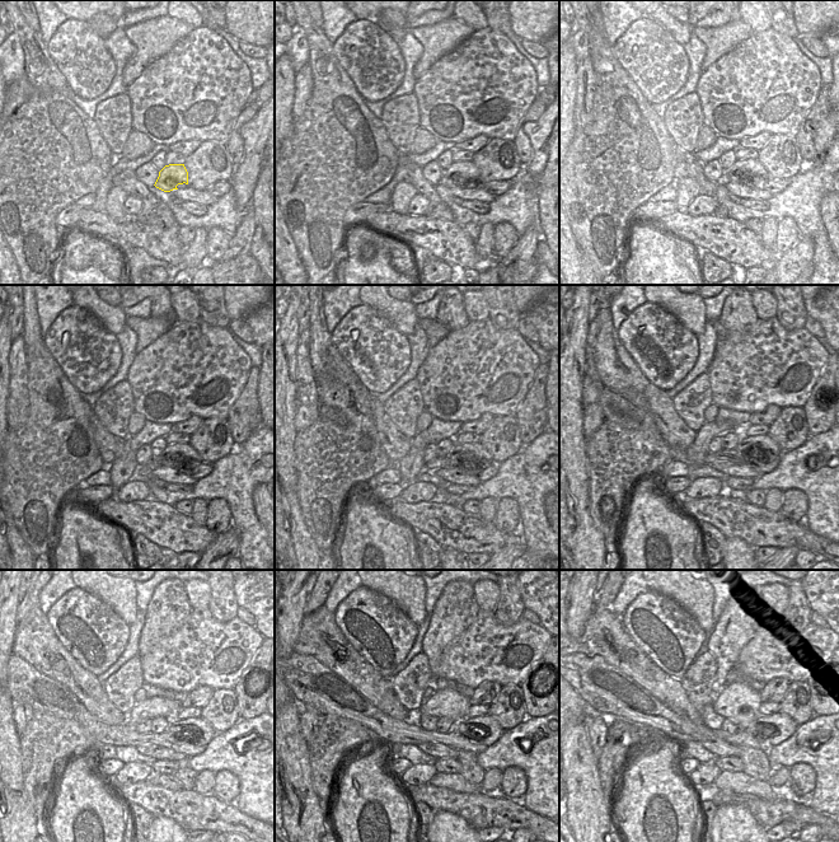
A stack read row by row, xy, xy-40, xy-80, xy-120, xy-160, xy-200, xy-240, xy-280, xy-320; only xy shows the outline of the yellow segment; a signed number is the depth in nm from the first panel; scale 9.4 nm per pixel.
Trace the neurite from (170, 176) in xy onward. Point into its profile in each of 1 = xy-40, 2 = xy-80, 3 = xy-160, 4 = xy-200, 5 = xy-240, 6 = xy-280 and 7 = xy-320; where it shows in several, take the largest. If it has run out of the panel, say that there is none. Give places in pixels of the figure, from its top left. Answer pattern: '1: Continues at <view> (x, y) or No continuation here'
1: Continues at xy-40 (459, 173)
2: Continues at xy-80 (745, 172)
3: Continues at xy-160 (465, 452)
4: Continues at xy-200 (763, 447)
5: Continues at xy-240 (197, 730)
6: Continues at xy-280 (486, 730)
7: Continues at xy-320 (772, 730)

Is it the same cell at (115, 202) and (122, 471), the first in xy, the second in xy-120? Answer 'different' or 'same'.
same

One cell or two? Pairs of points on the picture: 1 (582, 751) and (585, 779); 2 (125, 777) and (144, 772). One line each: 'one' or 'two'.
1: one
2: one

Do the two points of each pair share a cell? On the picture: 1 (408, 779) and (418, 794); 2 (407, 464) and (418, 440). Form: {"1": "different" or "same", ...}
{"1": "different", "2": "same"}

